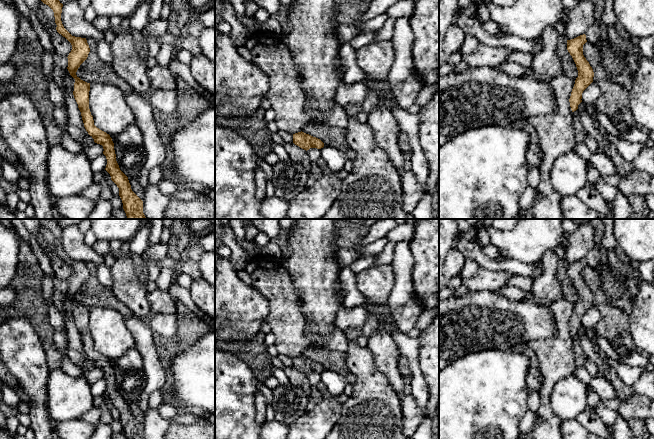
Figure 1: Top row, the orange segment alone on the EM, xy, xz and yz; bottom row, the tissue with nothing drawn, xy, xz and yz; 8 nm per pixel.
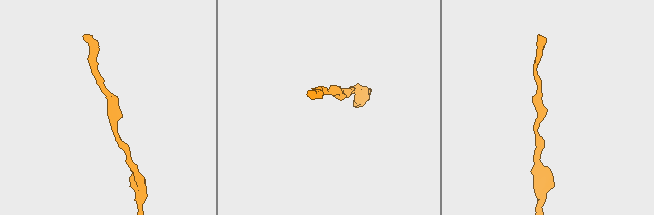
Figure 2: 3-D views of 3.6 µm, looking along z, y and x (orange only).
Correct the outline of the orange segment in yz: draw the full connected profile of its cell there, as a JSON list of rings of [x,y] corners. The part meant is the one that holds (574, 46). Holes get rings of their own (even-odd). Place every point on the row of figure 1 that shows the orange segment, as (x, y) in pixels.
[[[585,34],[567,40],[567,50],[572,56],[578,70],[578,77],[575,80],[569,99],[572,112],[578,109],[578,105],[582,102],[583,91],[593,82],[593,69],[583,55],[583,45],[586,42]]]

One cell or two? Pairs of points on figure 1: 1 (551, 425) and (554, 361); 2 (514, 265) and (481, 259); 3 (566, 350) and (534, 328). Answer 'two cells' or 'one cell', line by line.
1: one cell
2: one cell
3: two cells

